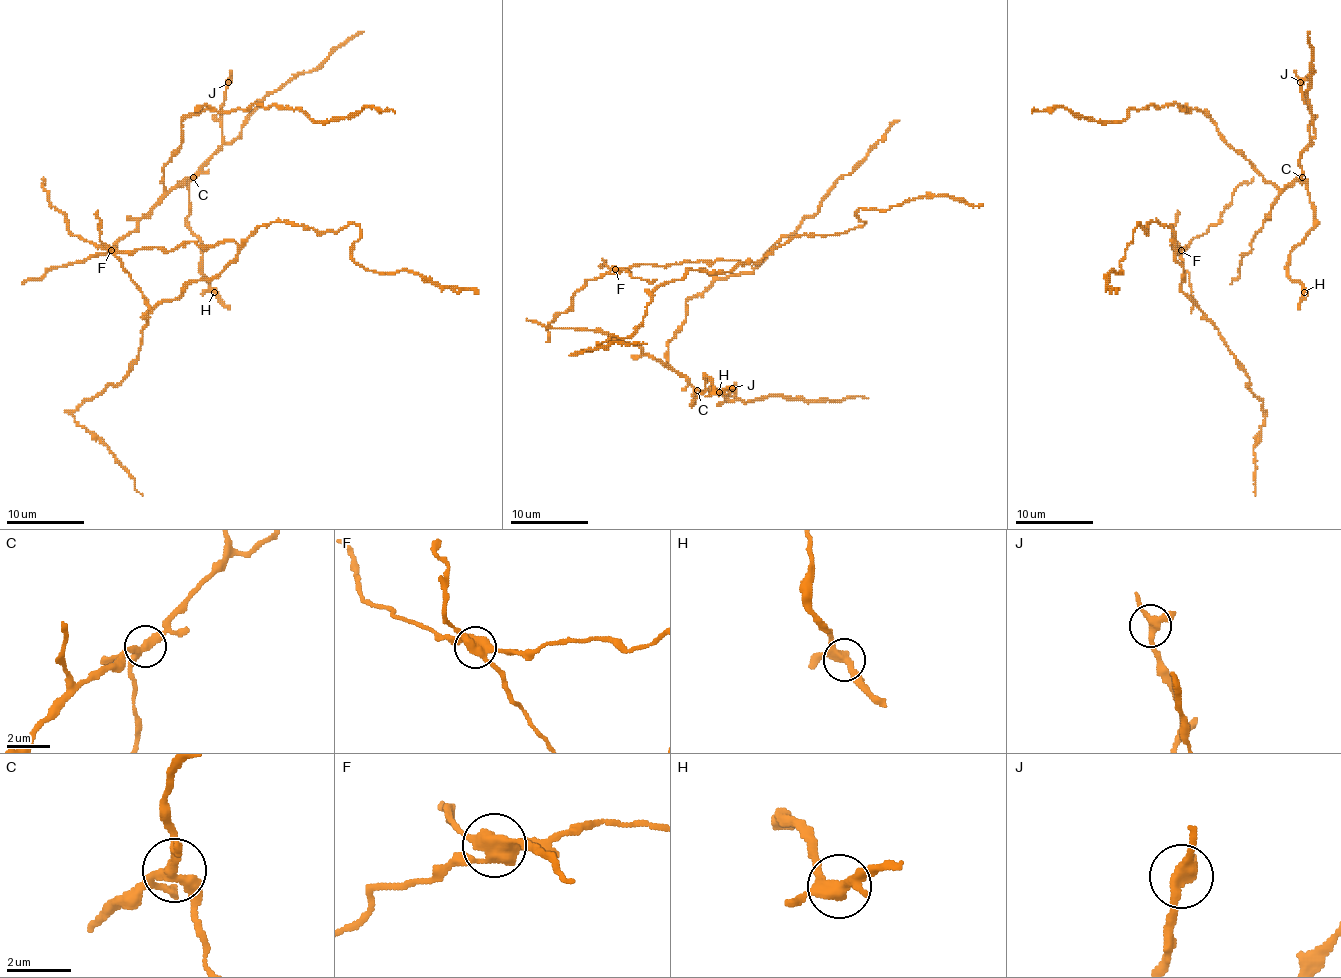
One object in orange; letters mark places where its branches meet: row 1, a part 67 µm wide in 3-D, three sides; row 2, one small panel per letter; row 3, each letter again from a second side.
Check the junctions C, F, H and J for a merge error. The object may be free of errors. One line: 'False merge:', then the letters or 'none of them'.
False merge: F

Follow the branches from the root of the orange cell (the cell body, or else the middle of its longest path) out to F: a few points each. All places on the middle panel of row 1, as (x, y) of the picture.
F: (573, 295), (588, 280), (596, 280), (616, 270)

